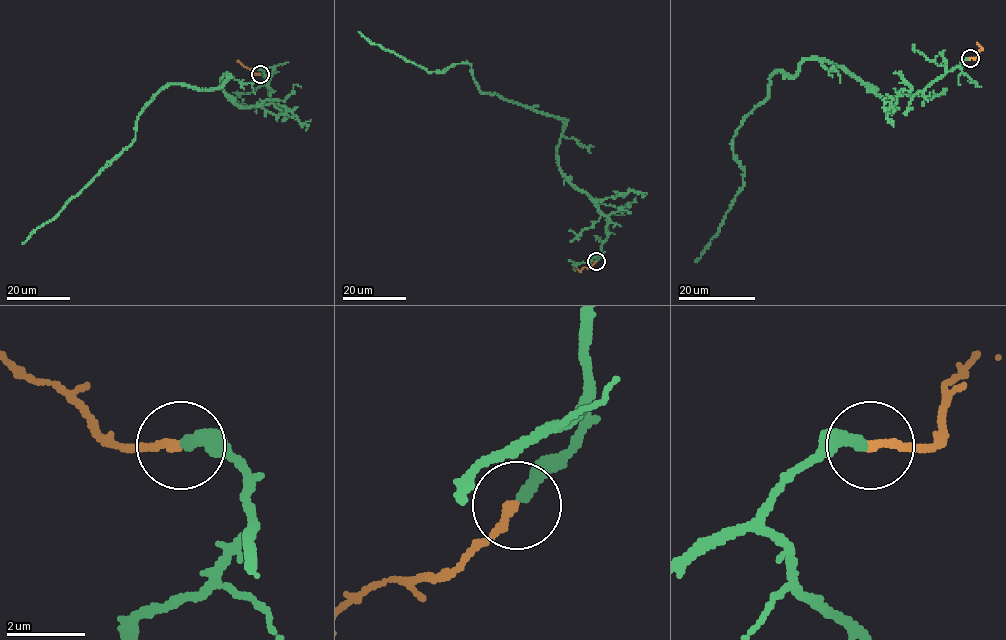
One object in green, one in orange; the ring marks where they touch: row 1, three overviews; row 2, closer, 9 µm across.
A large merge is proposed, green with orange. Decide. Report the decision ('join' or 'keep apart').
join

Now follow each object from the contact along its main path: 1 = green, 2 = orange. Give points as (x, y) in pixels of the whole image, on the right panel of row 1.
1: (969, 58), (889, 97), (822, 60), (778, 70), (732, 140), (743, 186), (694, 260)
2: (970, 58), (975, 58), (980, 49), (977, 42)

